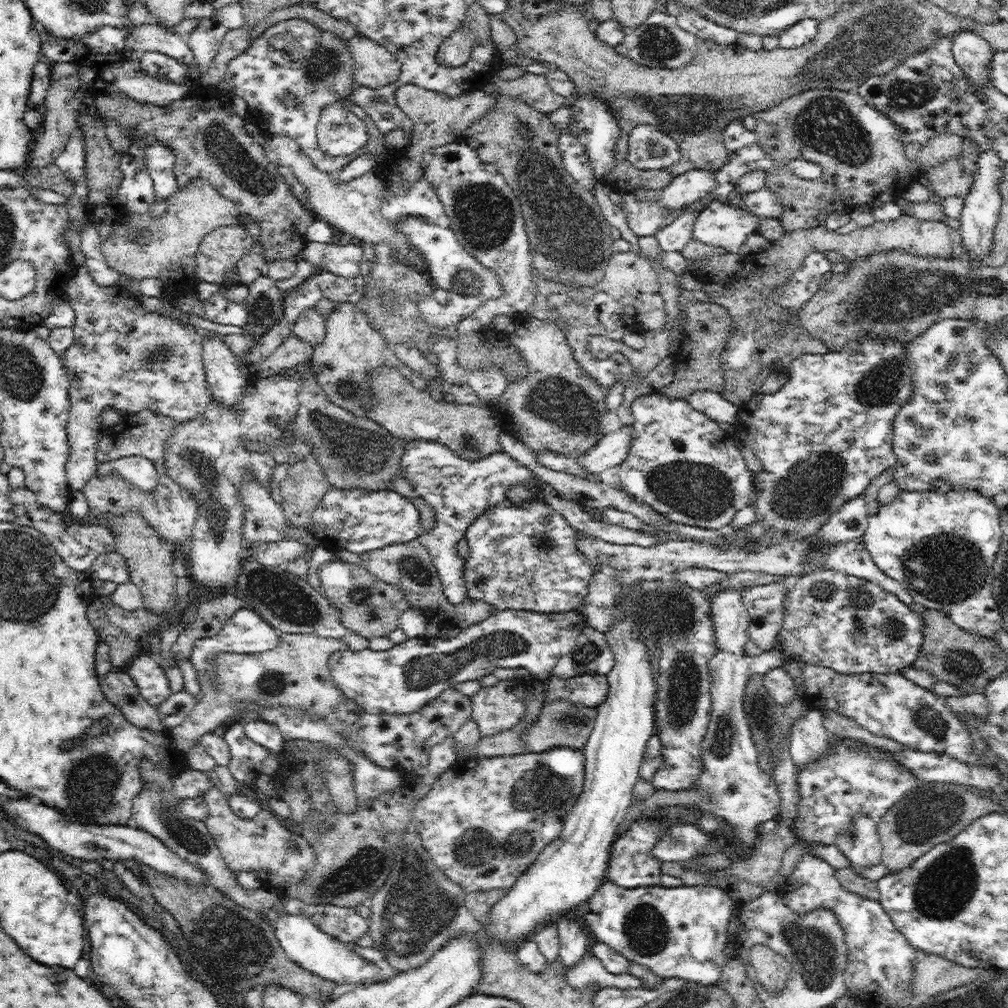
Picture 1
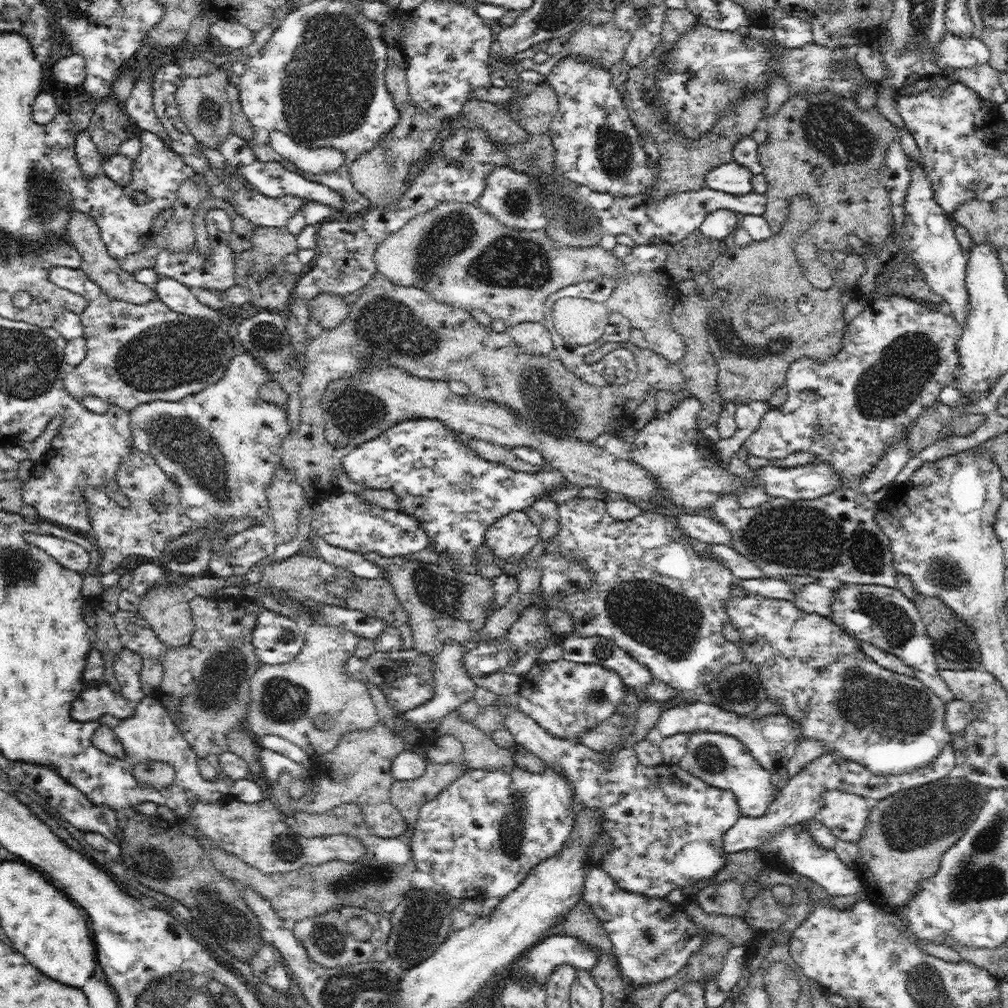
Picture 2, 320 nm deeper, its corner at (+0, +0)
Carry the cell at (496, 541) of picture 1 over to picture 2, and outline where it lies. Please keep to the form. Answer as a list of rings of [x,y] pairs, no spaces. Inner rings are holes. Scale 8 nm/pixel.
[[[512,511],[498,518],[486,530],[484,540],[494,555],[515,565],[538,544],[539,527],[530,521],[524,511]]]

